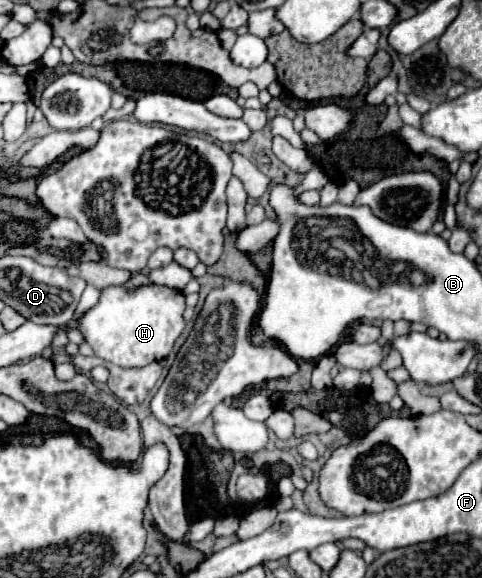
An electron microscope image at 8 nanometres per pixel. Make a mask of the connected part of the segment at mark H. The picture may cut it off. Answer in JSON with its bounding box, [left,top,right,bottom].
[78,283,186,369]

